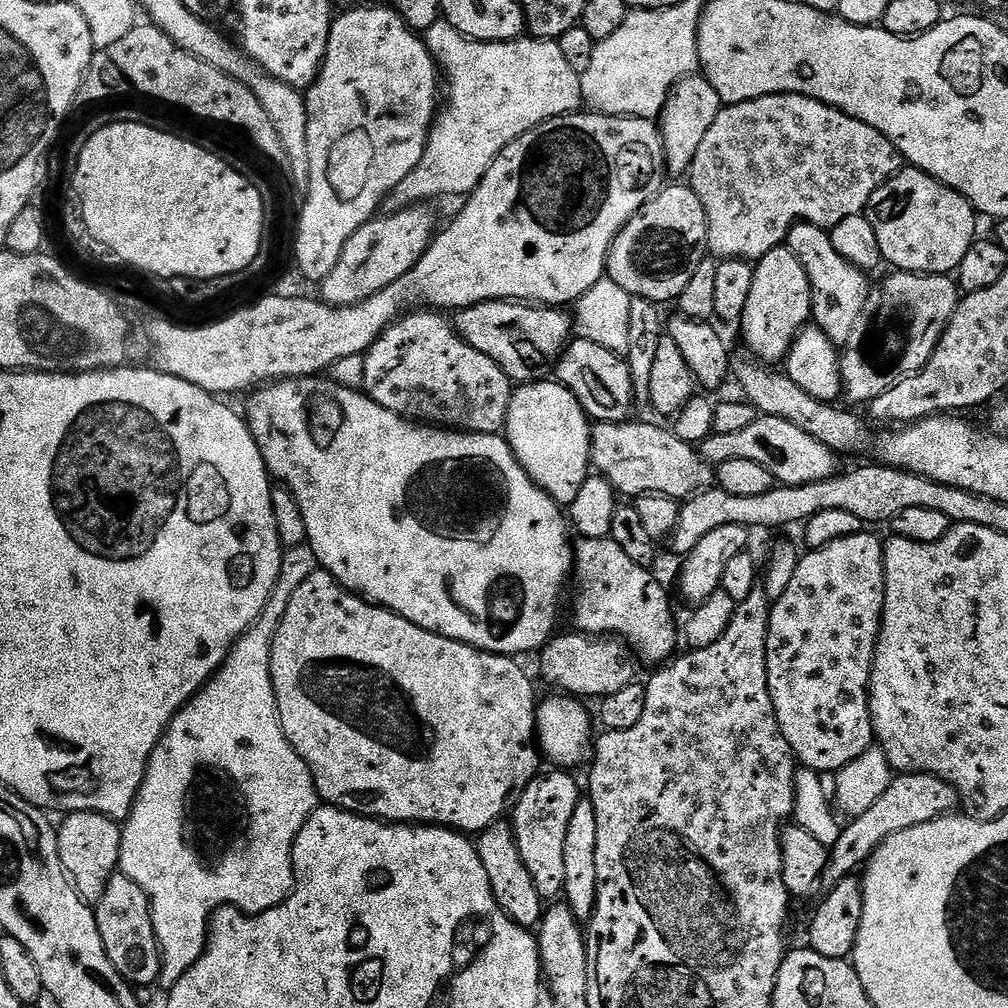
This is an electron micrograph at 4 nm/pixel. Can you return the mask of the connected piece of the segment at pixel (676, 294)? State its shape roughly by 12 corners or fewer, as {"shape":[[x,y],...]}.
{"shape":[[691,186],[661,188],[608,255],[637,300],[679,301],[706,259]]}

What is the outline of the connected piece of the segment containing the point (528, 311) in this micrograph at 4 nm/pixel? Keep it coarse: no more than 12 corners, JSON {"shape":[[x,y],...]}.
{"shape":[[490,300],[458,335],[513,382],[543,377],[574,332],[556,306]]}

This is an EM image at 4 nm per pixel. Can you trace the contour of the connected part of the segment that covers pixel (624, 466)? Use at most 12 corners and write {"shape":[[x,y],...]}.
{"shape":[[600,422],[591,467],[621,497],[683,502],[713,465],[675,431]]}

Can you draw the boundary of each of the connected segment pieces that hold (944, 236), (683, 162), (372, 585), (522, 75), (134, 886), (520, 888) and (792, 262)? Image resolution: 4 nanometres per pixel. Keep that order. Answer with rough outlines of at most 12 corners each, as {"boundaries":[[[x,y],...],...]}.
{"boundaries":[[[916,176],[916,272],[955,273],[977,239],[961,192]],[[702,74],[672,87],[662,113],[669,177],[691,169],[714,126],[718,90]],[[323,375],[248,398],[343,588],[539,653],[570,524],[503,435]],[[422,36],[448,105],[391,214],[467,198],[522,134],[581,111],[554,40]],[[112,876],[94,911],[106,954],[133,986],[160,979],[142,886]],[[501,818],[475,837],[492,897],[532,930],[546,907]],[[786,246],[755,261],[738,329],[776,366],[812,320],[812,287]]]}

